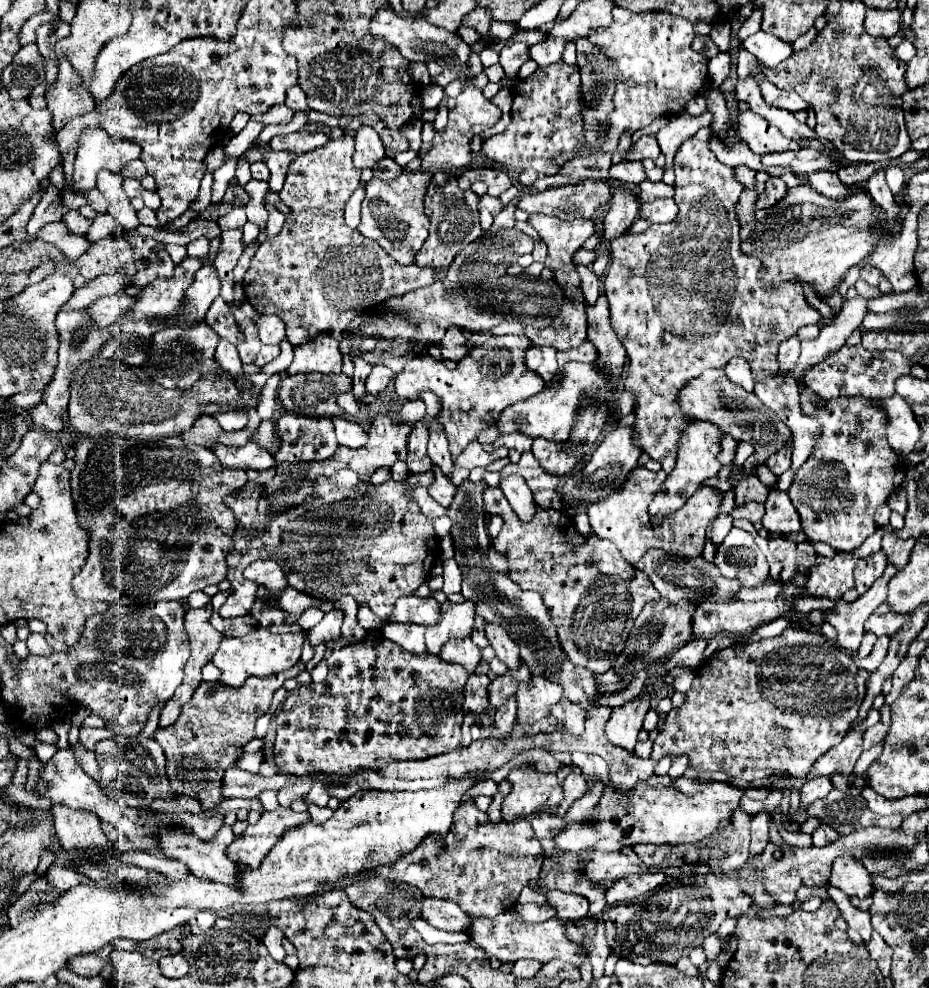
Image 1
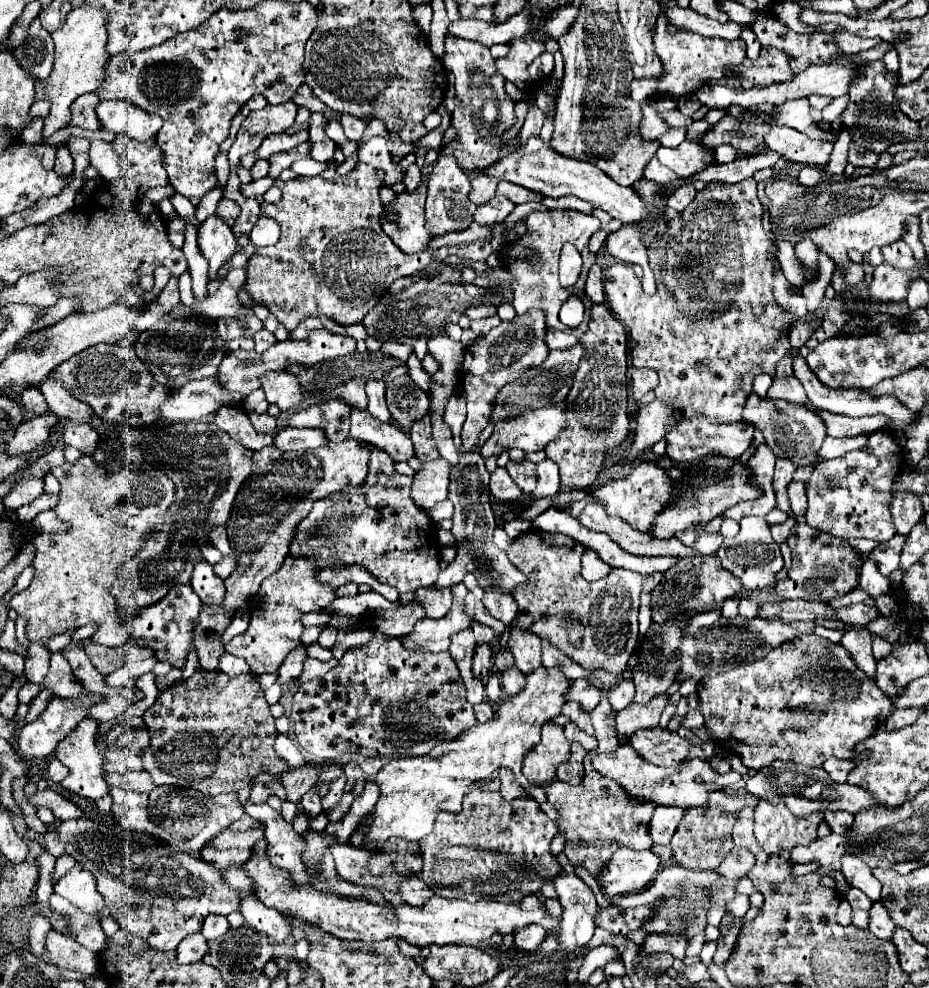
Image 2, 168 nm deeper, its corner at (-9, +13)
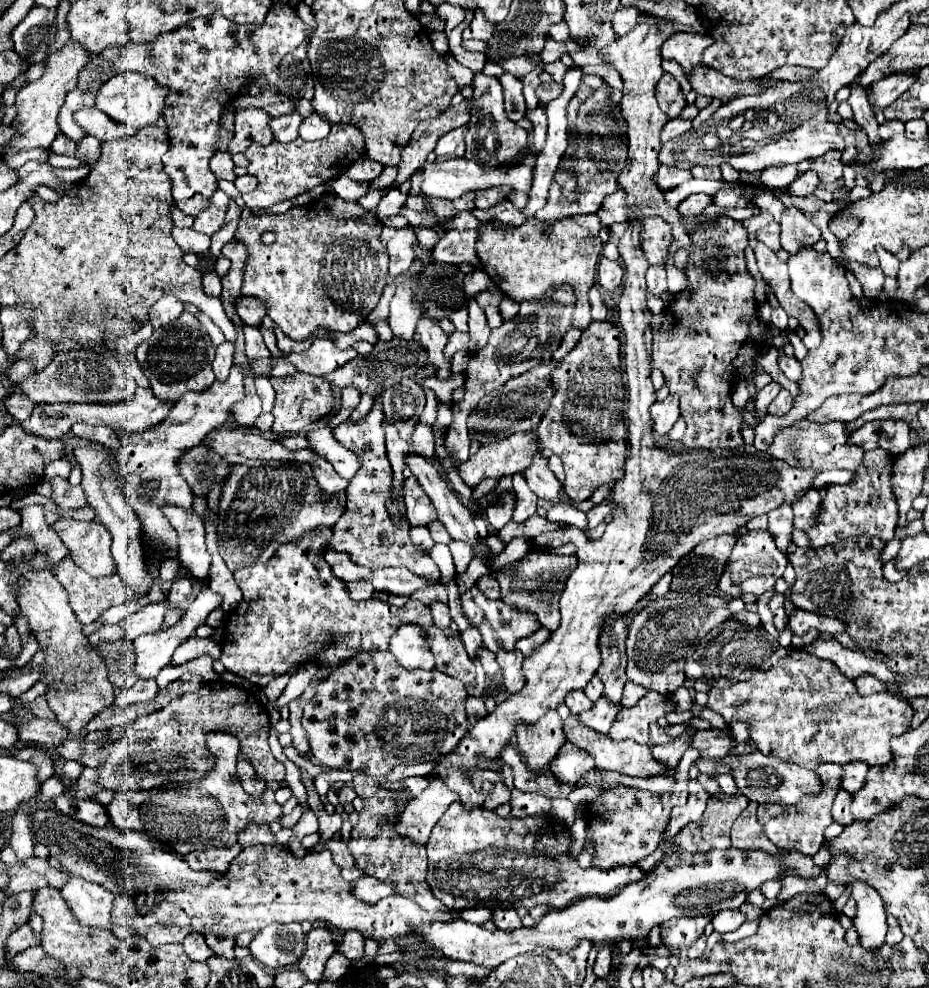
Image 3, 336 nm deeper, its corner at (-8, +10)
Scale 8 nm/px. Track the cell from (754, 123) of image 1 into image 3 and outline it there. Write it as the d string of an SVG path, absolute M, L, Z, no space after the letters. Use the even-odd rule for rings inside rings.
M830 150L820 158L810 160L810 170L814 170L820 182L834 182L842 176L841 152Z

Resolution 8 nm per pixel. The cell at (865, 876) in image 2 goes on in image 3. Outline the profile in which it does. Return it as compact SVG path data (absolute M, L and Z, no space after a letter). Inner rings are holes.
M854 880L850 884L852 896L858 904L854 926L860 934L860 944L868 950L874 950L884 944L886 936L886 910L884 902L874 886L864 880Z

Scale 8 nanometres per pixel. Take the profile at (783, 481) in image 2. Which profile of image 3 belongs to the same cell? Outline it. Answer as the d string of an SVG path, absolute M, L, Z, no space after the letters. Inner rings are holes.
M788 504L778 506L774 512L768 512L768 530L772 530L780 550L786 550L792 540L792 508Z

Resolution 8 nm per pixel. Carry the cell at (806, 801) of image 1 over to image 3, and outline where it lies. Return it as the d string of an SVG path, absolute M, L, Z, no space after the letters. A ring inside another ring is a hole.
M852 762L842 766L842 788L854 794L860 788L860 784L864 784L866 772L868 772L868 764L864 762Z

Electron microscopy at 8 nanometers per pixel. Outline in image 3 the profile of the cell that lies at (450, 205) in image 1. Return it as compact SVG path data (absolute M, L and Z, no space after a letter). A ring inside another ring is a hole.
M460 126L448 134L444 134L438 144L434 154L450 154L452 158L462 158L464 156L464 130L468 126Z

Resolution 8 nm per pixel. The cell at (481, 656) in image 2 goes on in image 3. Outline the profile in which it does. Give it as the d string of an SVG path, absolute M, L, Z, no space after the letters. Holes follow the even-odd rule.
M470 628L470 630L462 632L460 636L462 636L462 642L464 642L464 646L466 646L468 656L470 656L470 658L476 658L478 648L482 646L482 636L480 636L480 632L478 632L476 628Z

